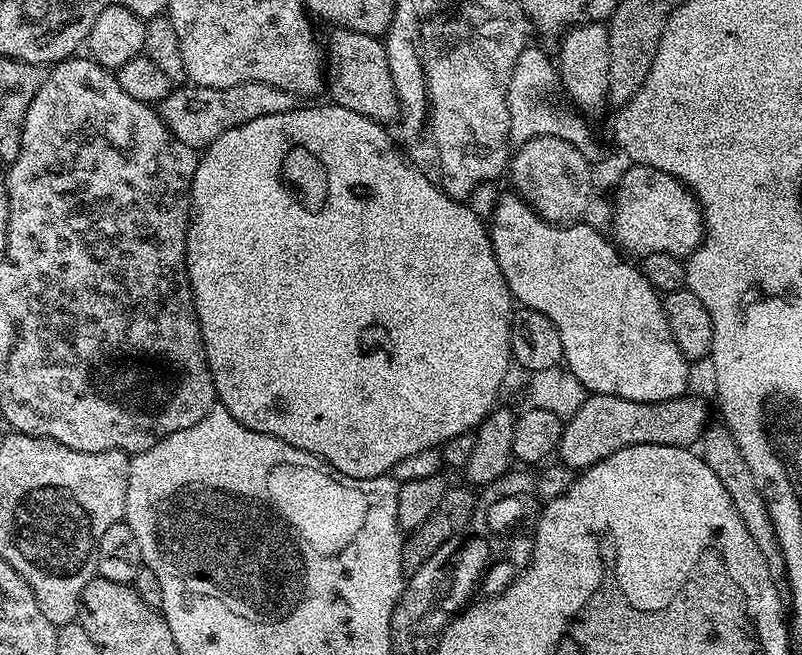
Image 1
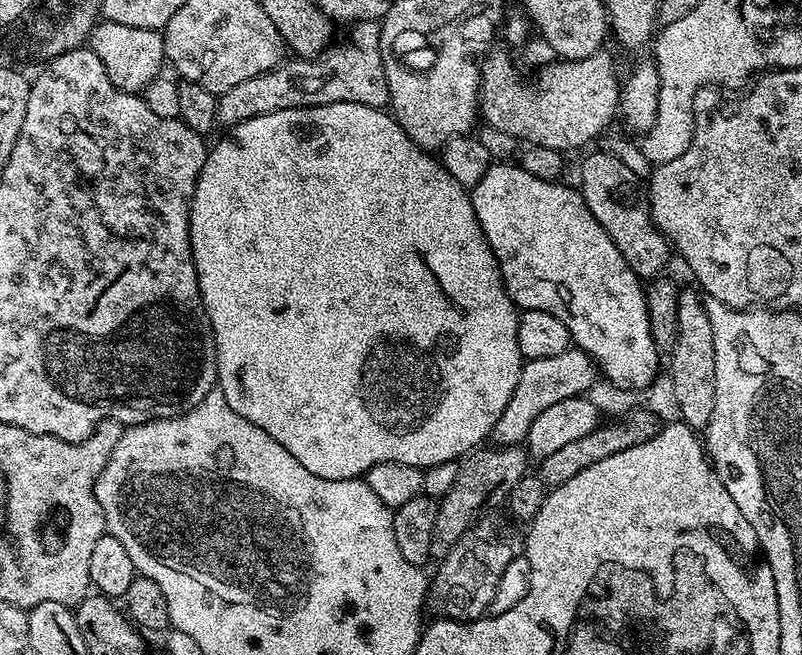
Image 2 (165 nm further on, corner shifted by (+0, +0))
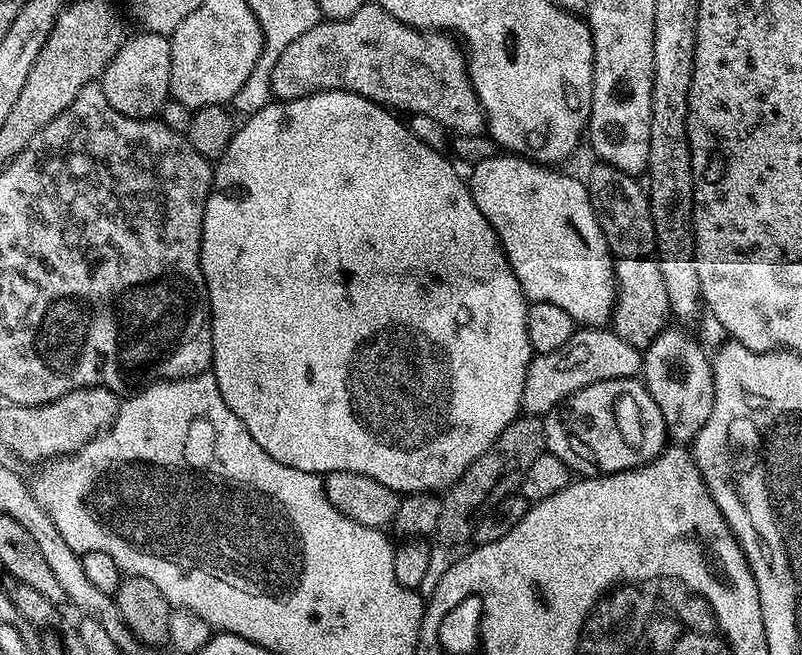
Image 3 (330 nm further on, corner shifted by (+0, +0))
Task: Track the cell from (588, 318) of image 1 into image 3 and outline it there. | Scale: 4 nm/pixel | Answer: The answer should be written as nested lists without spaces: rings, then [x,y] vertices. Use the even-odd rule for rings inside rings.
[[[497,154],[471,165],[472,177],[469,175],[466,183],[472,191],[474,206],[482,210],[486,222],[490,222],[498,234],[500,245],[504,247],[506,258],[525,297],[532,302],[554,302],[554,306],[566,310],[566,314],[570,314],[577,325],[598,328],[611,321],[616,305],[614,257],[602,234],[602,226],[598,226],[587,183],[560,171],[564,170],[545,166],[523,156]]]

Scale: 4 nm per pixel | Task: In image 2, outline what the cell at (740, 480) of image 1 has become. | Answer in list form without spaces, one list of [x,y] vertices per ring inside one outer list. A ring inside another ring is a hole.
[[[684,290],[678,298],[678,339],[667,357],[666,374],[673,380],[679,419],[693,430],[703,430],[714,414],[714,330],[701,293],[696,292]]]

